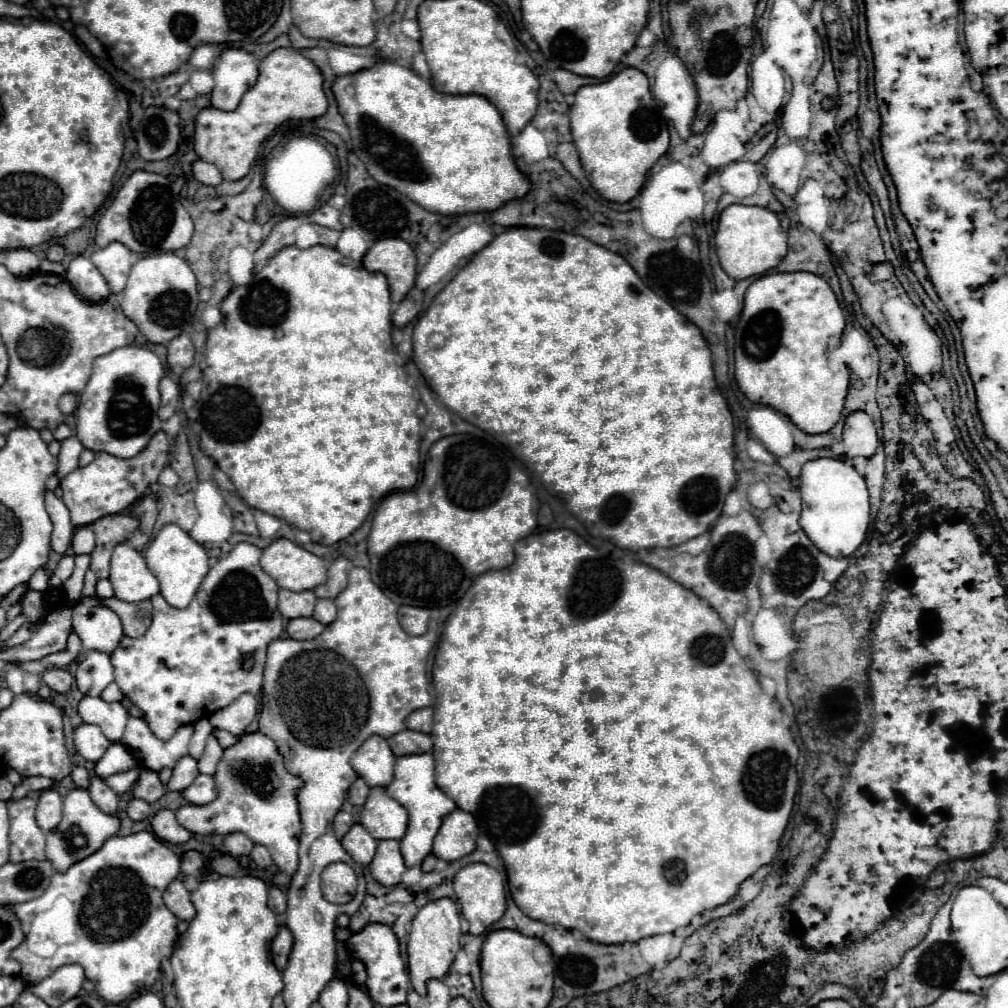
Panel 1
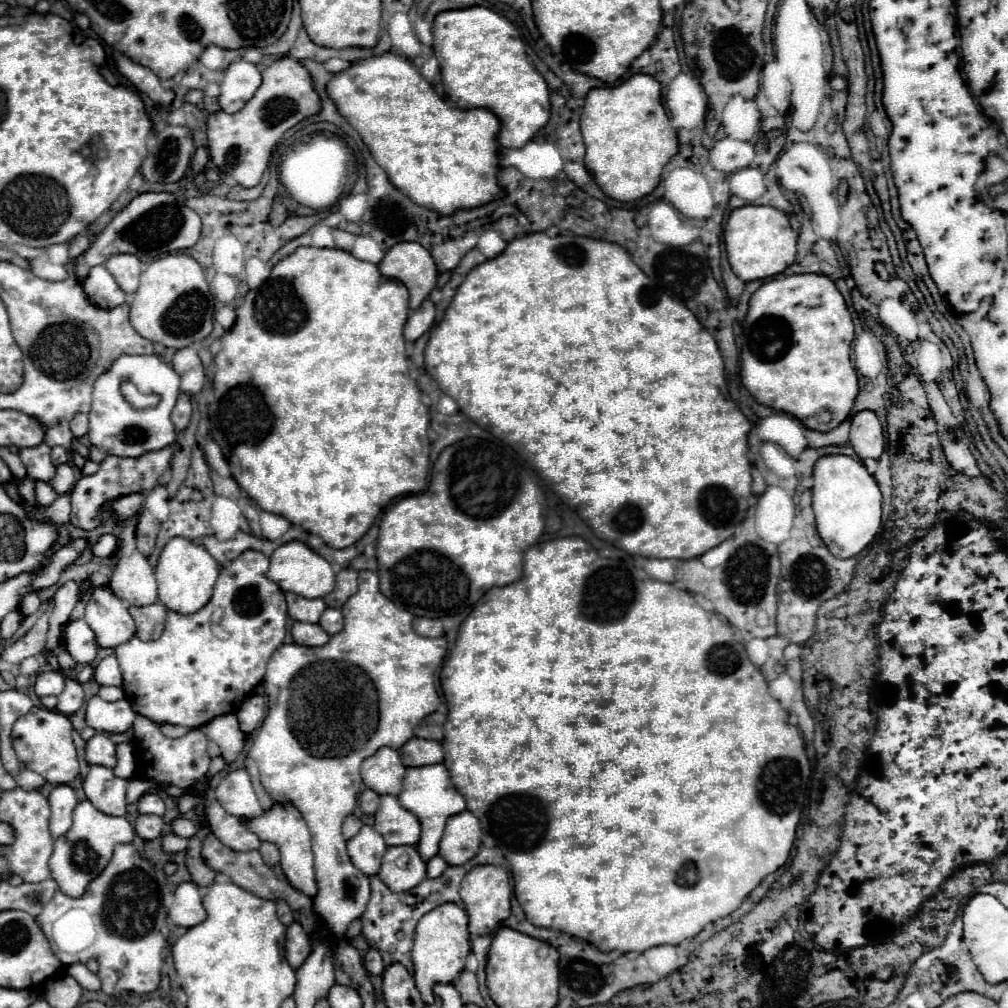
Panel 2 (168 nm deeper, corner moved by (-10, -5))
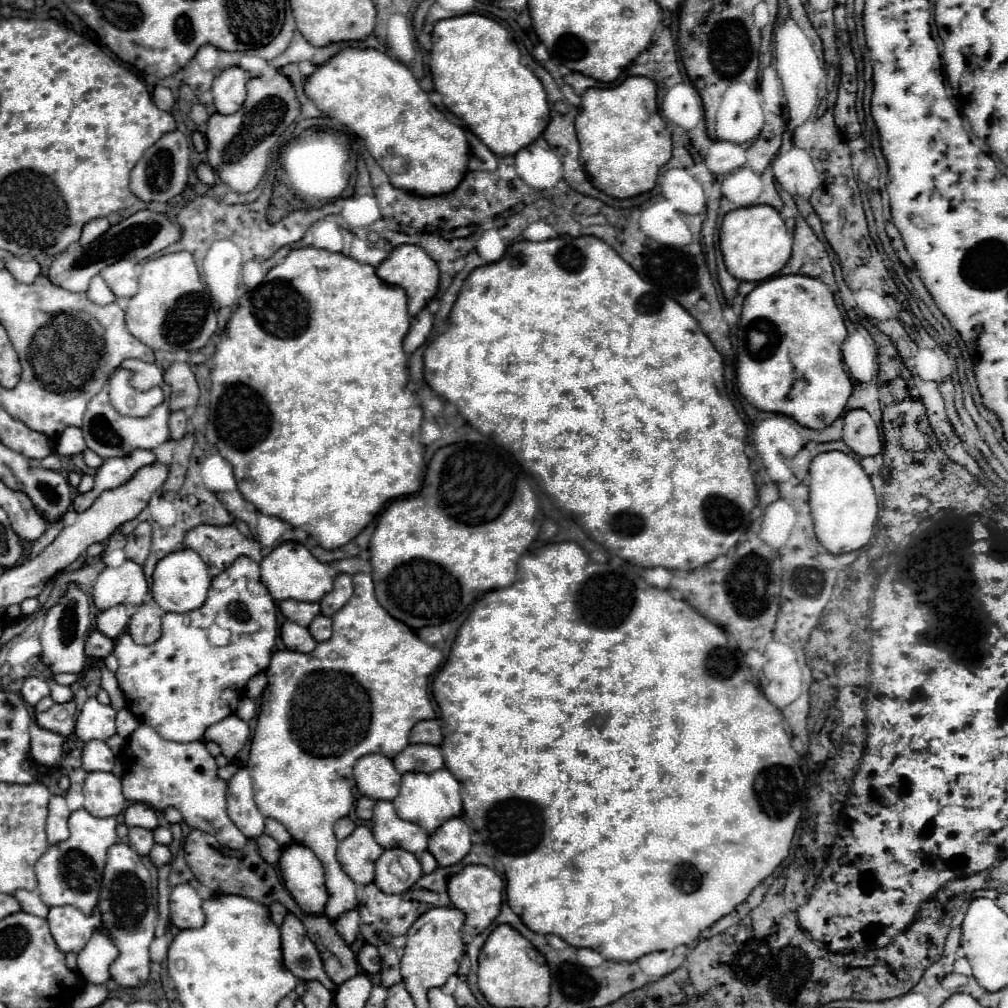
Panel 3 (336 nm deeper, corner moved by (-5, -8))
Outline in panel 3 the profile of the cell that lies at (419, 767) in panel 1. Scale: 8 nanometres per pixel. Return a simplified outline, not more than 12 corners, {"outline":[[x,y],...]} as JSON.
{"outline":[[445,767],[405,773],[395,811],[433,833],[463,813]]}

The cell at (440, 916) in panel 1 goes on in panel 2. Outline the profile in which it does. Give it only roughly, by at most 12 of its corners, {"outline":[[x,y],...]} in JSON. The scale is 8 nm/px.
{"outline":[[442,904],[420,918],[412,962],[426,1004],[470,952],[468,916]]}

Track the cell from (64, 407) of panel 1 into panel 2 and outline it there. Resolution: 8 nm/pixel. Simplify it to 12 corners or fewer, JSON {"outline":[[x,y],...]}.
{"outline":[[88,414],[72,418],[72,434],[84,436],[88,432]]}

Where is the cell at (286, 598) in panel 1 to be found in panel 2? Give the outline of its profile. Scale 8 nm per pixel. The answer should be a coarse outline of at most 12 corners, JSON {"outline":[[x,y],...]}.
{"outline":[[286,594],[288,616],[298,622],[318,622],[326,604]]}

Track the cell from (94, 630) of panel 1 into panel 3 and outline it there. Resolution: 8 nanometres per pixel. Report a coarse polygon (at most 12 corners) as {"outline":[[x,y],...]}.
{"outline":[[125,605],[101,611],[97,629],[111,639],[125,633]]}

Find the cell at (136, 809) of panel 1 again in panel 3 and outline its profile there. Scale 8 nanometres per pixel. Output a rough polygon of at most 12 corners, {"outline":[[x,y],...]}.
{"outline":[[129,829],[129,843],[139,855],[149,855],[153,833]]}

